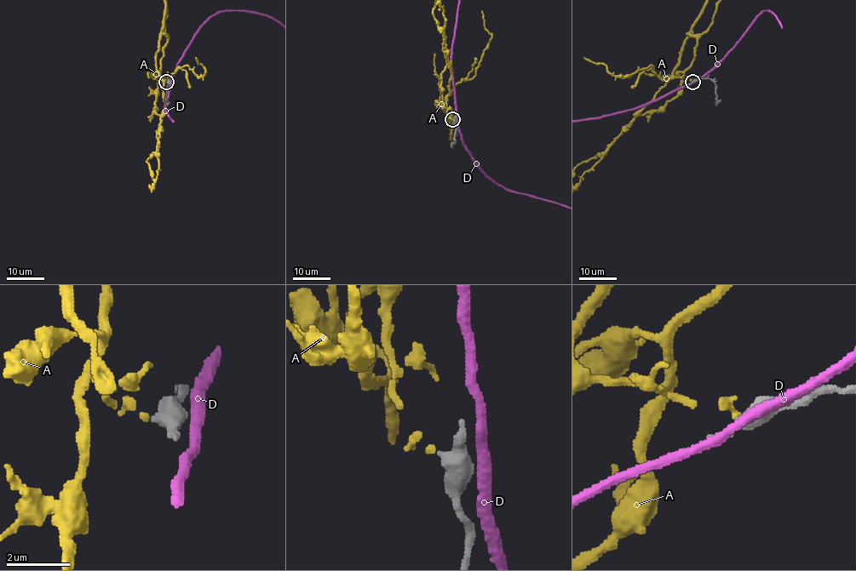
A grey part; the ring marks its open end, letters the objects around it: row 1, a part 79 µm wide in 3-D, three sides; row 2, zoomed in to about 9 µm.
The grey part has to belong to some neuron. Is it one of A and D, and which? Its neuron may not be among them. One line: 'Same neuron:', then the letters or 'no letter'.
Same neuron: A

